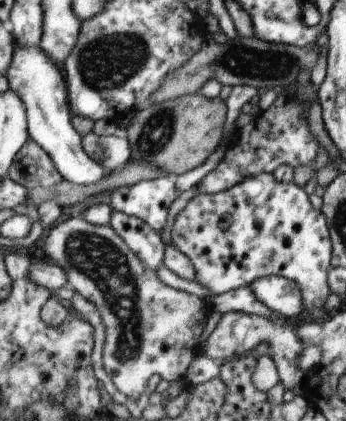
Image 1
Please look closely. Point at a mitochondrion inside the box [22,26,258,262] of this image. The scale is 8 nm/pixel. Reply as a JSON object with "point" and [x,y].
{"point":[108,62]}

